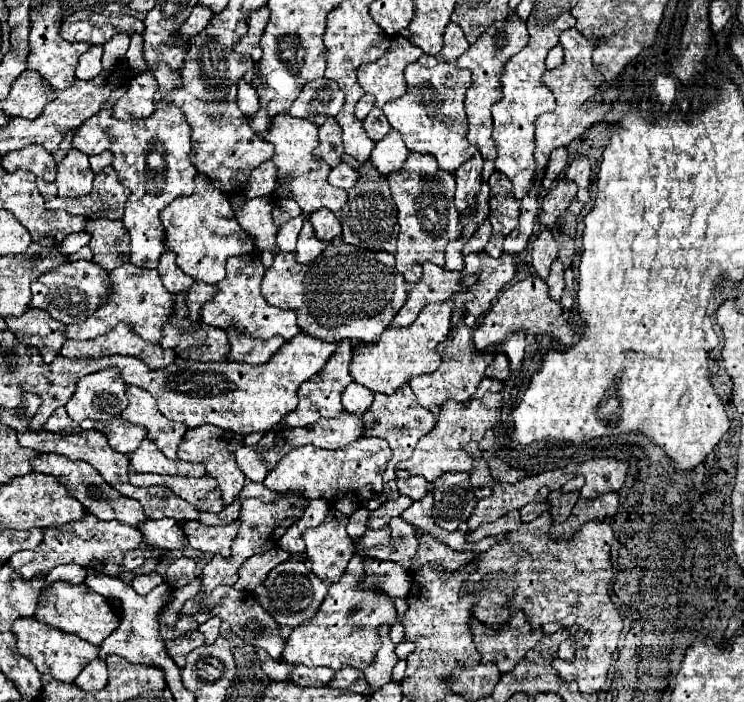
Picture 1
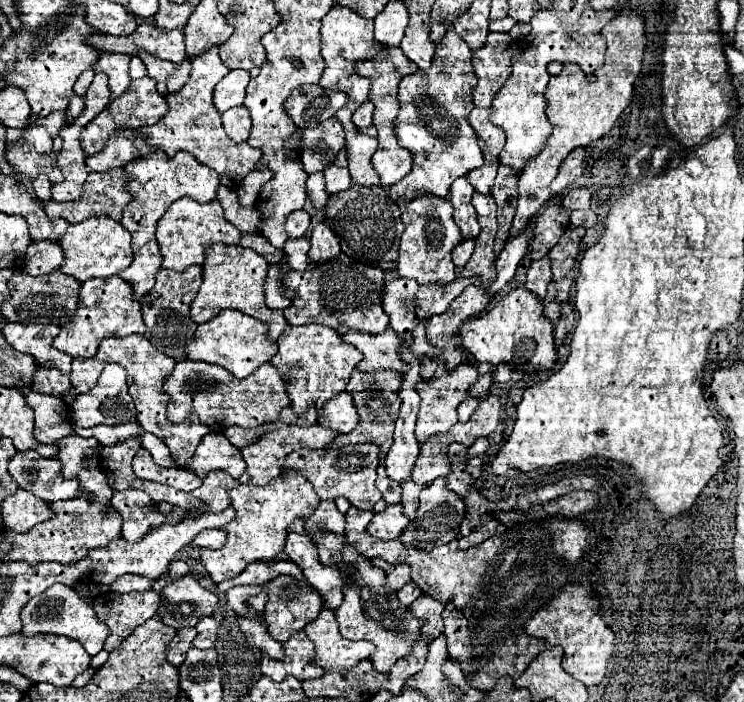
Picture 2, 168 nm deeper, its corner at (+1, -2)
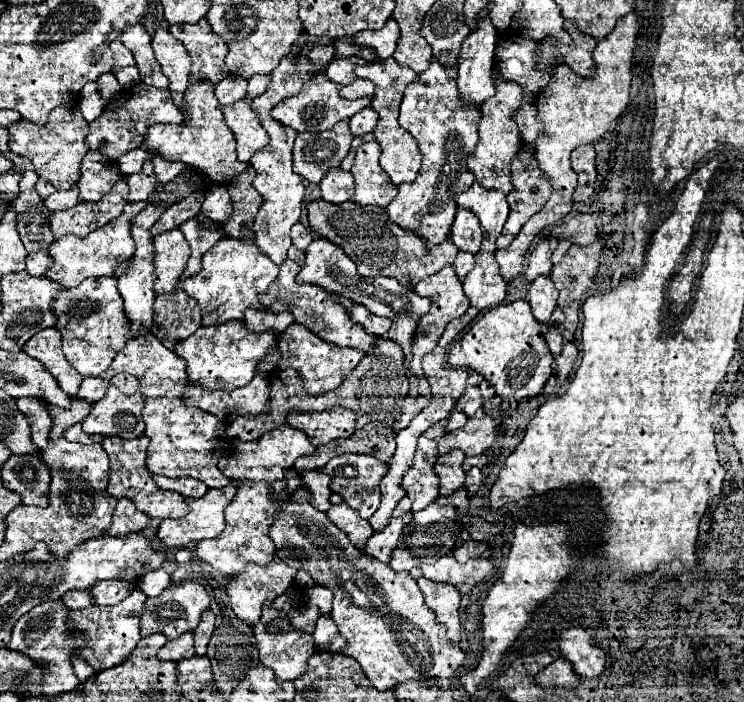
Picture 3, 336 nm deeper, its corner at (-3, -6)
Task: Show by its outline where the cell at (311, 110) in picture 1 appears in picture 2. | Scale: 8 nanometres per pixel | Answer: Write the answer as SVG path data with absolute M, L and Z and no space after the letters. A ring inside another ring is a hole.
M301 85L285 101L285 111L301 129L317 127L347 103L347 95L321 85Z

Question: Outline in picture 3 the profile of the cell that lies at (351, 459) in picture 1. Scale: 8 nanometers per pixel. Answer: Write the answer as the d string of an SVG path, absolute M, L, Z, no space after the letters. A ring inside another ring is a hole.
M337 455L333 457L323 469L323 473L331 475L331 491L339 493L343 497L343 501L353 507L355 511L359 511L359 515L363 519L369 519L377 507L379 507L379 483L387 473L387 463L375 459L373 455Z

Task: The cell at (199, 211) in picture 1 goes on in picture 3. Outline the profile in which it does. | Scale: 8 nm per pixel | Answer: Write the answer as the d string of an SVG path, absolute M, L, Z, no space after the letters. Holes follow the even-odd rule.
M173 229L173 231L157 235L153 239L153 247L155 247L153 265L157 275L153 291L155 295L173 293L185 269L185 263L189 259L189 243L183 237L181 229Z

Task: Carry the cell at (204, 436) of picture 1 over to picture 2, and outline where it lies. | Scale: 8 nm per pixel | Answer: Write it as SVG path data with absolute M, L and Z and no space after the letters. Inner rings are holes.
M211 471L203 479L203 485L193 491L195 497L199 497L205 503L203 511L221 513L229 507L229 489L241 485L239 479L233 479L227 471Z

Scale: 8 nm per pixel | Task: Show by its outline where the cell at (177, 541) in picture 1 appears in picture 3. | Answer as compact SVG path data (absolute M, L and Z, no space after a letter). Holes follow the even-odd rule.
M119 499L113 513L113 523L105 535L119 537L127 533L139 533L147 525L149 525L149 517L145 513L137 511L129 499Z

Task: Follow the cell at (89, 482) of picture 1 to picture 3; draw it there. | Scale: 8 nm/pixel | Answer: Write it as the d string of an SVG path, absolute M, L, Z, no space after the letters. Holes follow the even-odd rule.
M11 455L1 465L3 487L21 495L25 505L47 505L49 467L37 455Z

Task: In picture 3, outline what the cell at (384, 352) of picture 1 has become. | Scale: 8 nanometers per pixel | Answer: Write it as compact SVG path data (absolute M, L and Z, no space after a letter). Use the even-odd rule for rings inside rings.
M287 259L281 267L279 267L279 275L277 279L267 287L265 293L259 295L259 303L273 311L273 313L283 313L283 311L291 311L295 315L295 321L305 325L309 331L313 331L317 337L321 337L323 341L329 341L329 343L335 343L339 347L353 347L353 349L359 349L363 353L369 353L373 351L375 347L375 341L377 337L365 333L365 329L359 325L359 323L353 323L353 319L349 319L349 307L341 301L341 299L335 299L333 295L329 295L327 291L323 291L321 287L317 285L299 285L295 281L295 275L301 267Z

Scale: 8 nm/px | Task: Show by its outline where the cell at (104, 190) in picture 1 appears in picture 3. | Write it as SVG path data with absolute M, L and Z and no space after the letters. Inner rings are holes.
M123 177L113 185L109 195L105 195L105 199L101 199L97 203L81 201L73 209L51 213L49 227L55 237L63 237L63 235L85 237L91 231L107 225L109 221L113 221L121 215L123 207L127 205L128 193L129 187Z

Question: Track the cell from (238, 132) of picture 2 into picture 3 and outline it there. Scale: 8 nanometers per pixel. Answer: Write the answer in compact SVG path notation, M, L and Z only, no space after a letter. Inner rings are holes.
M243 97L227 107L223 107L223 117L229 129L237 139L237 157L249 161L261 147L269 143L269 135L257 119L257 113L251 107L251 99Z

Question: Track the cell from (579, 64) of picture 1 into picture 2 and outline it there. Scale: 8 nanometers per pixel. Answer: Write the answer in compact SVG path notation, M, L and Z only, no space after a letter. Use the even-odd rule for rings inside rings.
M637 13L617 15L601 29L601 37L607 41L607 53L605 53L605 65L595 73L597 81L587 81L581 67L573 63L563 65L563 71L549 79L545 99L547 99L547 117L553 125L553 133L545 141L541 153L529 159L519 175L517 213L509 229L511 235L517 235L525 227L525 221L529 221L541 209L541 205L553 197L549 185L555 179L561 161L575 147L587 147L589 143L607 135L615 125L615 121L619 119L619 115L623 113L623 109L631 103L633 83L641 73L641 61L647 43L643 19Z

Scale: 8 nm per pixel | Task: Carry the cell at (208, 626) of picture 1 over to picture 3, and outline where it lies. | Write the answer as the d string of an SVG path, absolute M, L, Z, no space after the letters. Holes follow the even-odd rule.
M207 609L203 615L201 615L201 623L197 625L197 629L193 631L193 635L195 635L195 651L197 651L197 655L205 655L205 651L207 651L207 643L209 643L209 639L211 639L211 635L213 635L213 629L215 629L215 615L213 615L213 611L211 609Z

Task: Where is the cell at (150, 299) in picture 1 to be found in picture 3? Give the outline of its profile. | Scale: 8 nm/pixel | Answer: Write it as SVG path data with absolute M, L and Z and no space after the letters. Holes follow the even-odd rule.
M89 277L73 289L61 289L61 295L53 299L53 313L57 315L55 329L63 335L65 359L83 377L103 375L107 371L107 363L115 359L117 351L121 351L133 335L117 291L117 279L113 277Z

